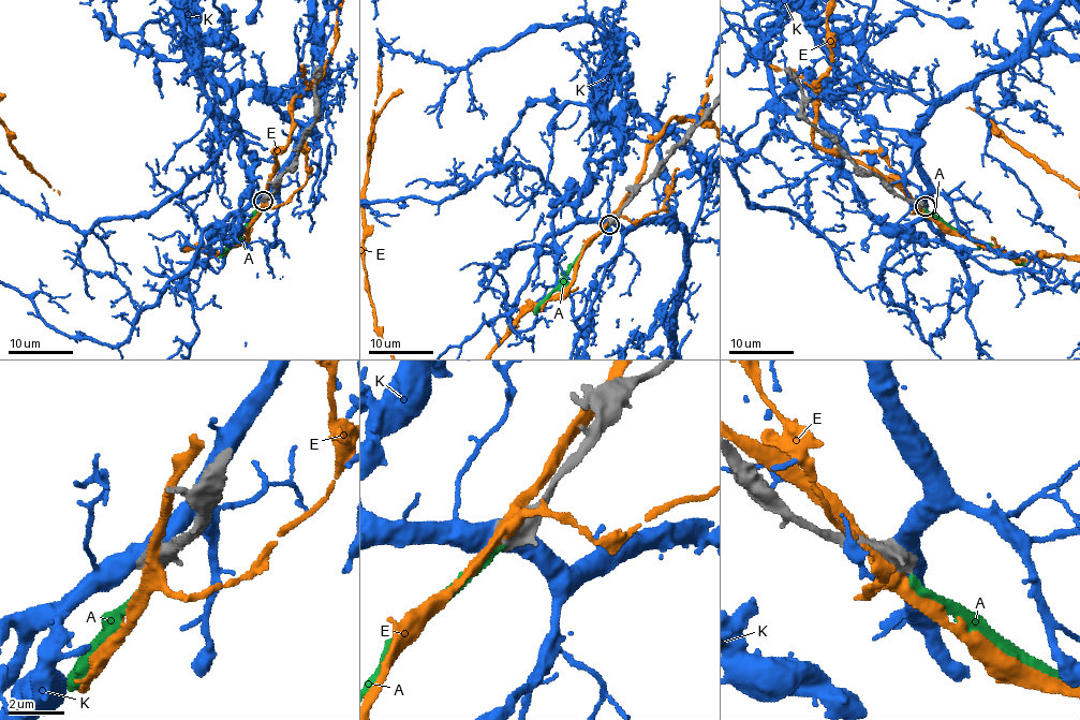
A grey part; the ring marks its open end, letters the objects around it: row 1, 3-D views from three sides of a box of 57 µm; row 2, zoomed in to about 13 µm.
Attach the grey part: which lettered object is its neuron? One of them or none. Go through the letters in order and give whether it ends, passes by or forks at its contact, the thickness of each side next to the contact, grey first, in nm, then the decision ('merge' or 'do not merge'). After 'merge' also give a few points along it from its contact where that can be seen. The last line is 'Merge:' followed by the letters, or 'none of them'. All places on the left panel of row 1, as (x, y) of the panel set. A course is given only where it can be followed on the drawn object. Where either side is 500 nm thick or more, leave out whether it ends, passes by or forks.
A: calibres 650 and 240 nm; do not merge
E: calibres 900 and 400 nm; do not merge
K: calibres 900 and 480 nm; do not merge
Merge: none of them

